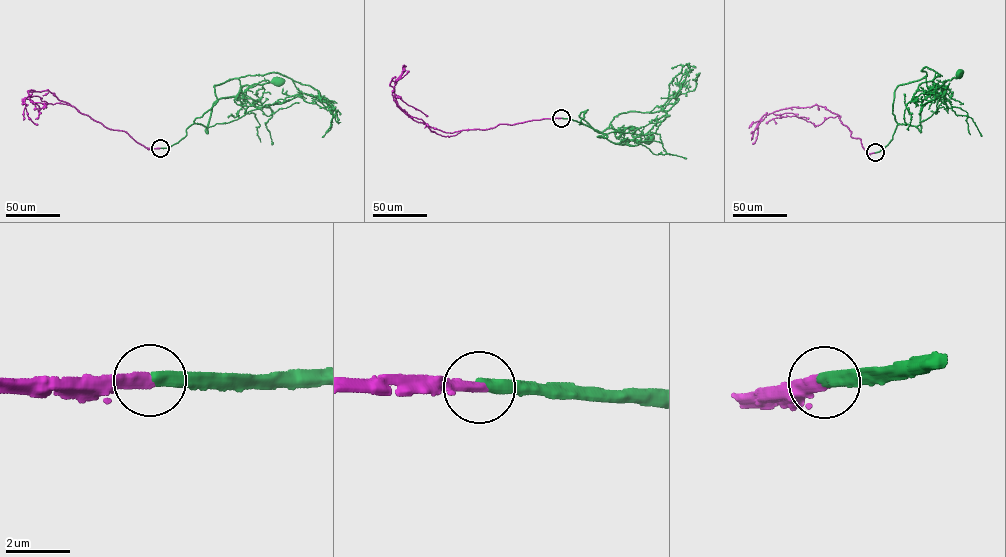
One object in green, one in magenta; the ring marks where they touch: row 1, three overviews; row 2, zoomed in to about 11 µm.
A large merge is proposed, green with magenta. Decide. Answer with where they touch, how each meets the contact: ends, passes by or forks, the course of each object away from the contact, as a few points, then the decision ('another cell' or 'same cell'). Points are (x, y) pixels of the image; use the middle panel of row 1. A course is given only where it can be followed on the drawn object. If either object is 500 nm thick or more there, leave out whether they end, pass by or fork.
at (561, 118); green ends there; magenta ends there; green runs (561, 118), (581, 122), (579, 124), (607, 137), (597, 136), (619, 144), (638, 145), (650, 139); magenta runs (561, 118), (499, 124), (487, 129), (443, 132), (413, 120), (397, 106), (390, 84), (409, 70); same cell

